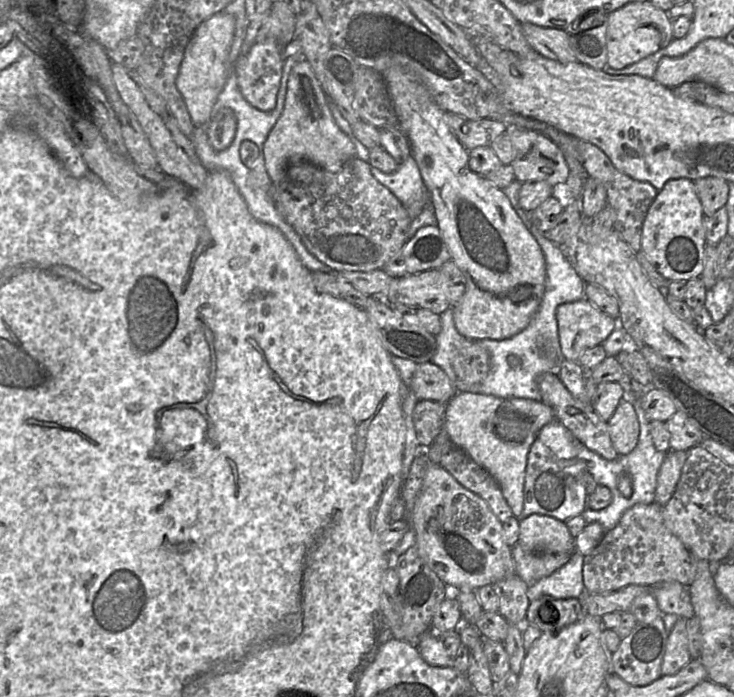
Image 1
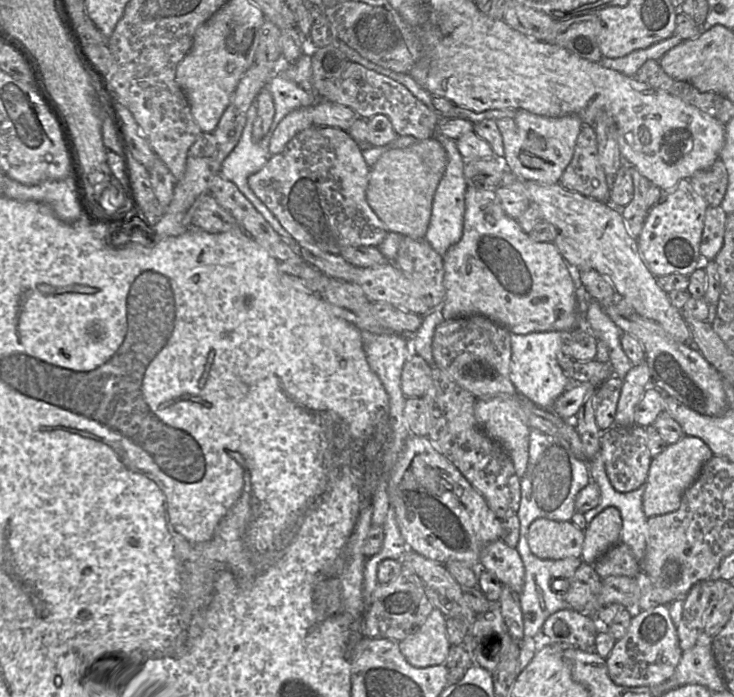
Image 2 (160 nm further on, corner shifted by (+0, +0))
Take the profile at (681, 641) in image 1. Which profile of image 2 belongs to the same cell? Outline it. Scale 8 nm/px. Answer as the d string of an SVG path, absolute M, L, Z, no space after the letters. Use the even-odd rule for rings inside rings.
M706 582L695 584L683 598L683 612L676 626L679 646L682 652L690 650L703 632L703 613L711 600L711 590Z

